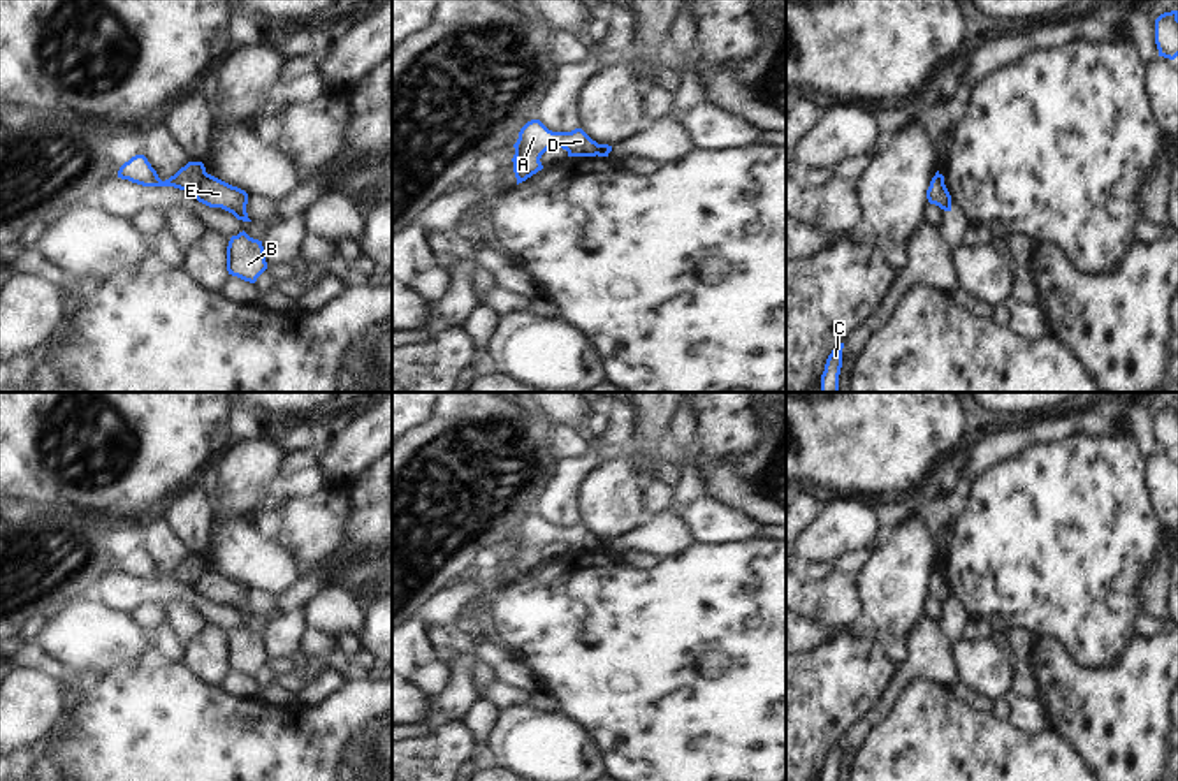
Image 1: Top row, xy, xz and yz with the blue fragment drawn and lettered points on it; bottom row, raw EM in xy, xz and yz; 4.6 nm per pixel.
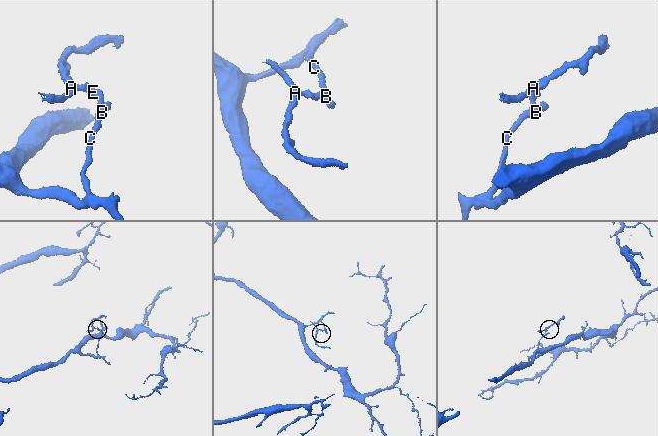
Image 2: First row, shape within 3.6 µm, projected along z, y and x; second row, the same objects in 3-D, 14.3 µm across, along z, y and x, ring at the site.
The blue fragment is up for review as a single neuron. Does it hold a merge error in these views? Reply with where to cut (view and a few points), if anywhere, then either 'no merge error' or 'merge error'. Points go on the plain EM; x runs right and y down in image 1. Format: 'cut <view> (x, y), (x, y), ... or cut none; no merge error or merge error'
cut xy (206, 567), (190, 586); merge error

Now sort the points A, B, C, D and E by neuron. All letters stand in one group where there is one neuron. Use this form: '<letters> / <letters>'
A D / B C E

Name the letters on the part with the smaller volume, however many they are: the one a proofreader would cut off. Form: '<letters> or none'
A, D

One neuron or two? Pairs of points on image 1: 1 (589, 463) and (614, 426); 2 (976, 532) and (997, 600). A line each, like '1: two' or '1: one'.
1: one
2: one

